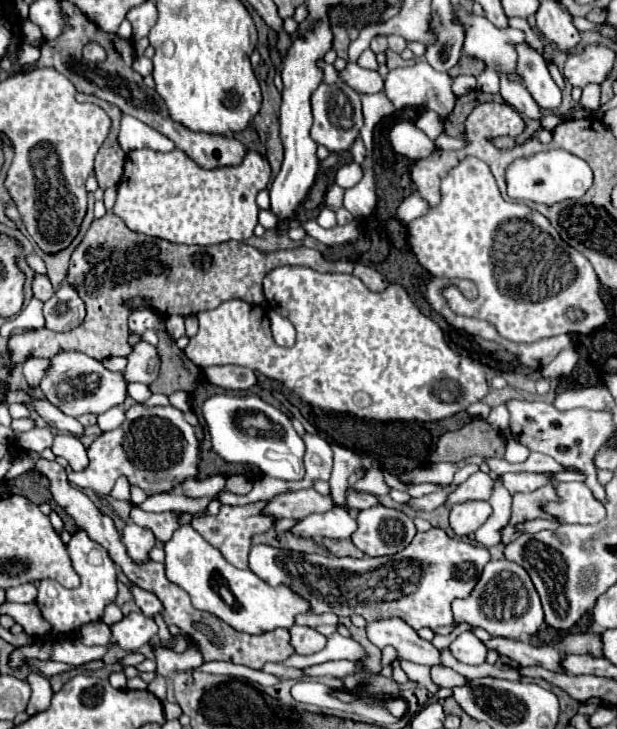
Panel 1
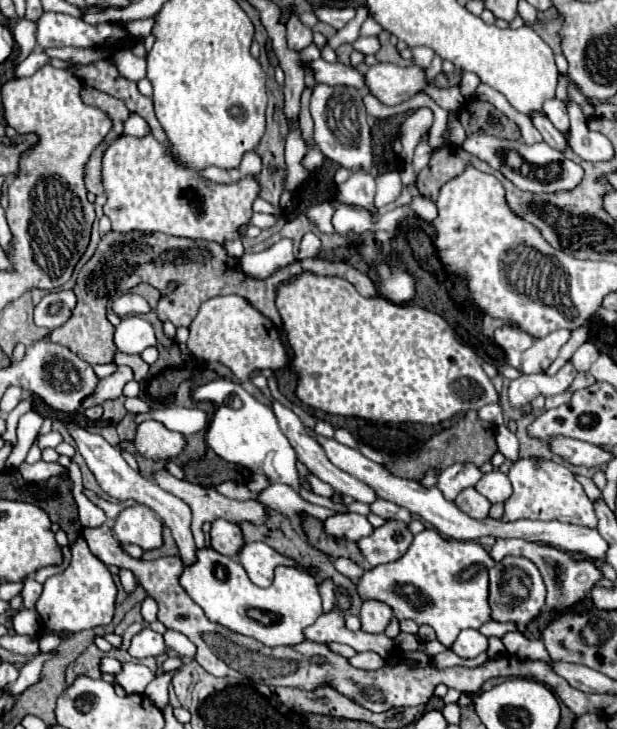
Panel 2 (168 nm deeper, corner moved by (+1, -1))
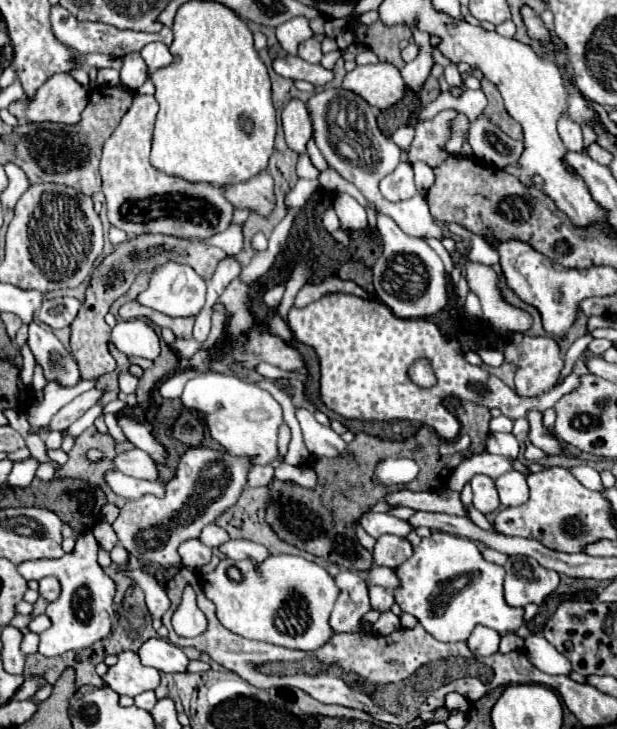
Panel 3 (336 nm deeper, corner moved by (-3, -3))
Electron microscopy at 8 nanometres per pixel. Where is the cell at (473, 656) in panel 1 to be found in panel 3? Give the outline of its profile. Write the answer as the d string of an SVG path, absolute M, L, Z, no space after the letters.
M477 626L473 632L471 632L471 636L469 636L469 640L467 640L467 646L469 646L469 650L473 652L473 654L477 654L477 656L491 656L491 654L495 654L497 652L497 648L499 648L499 634L497 632L493 632L491 628L485 628L485 626Z

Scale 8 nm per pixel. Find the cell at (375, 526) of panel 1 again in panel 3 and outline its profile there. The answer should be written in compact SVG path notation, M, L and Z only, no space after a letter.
M385 534L377 538L375 548L373 548L373 562L377 566L387 566L387 568L397 568L401 566L407 558L411 558L413 546L407 538Z

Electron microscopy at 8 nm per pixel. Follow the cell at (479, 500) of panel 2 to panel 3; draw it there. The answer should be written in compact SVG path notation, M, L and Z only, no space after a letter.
M473 476L471 480L473 488L473 506L481 514L489 514L499 508L499 496L495 490L495 482L487 476Z

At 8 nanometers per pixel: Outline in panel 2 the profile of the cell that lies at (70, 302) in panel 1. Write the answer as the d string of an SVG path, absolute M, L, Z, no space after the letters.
M73 290L63 292L49 292L43 300L35 306L35 324L55 330L65 324L75 308L75 294Z

